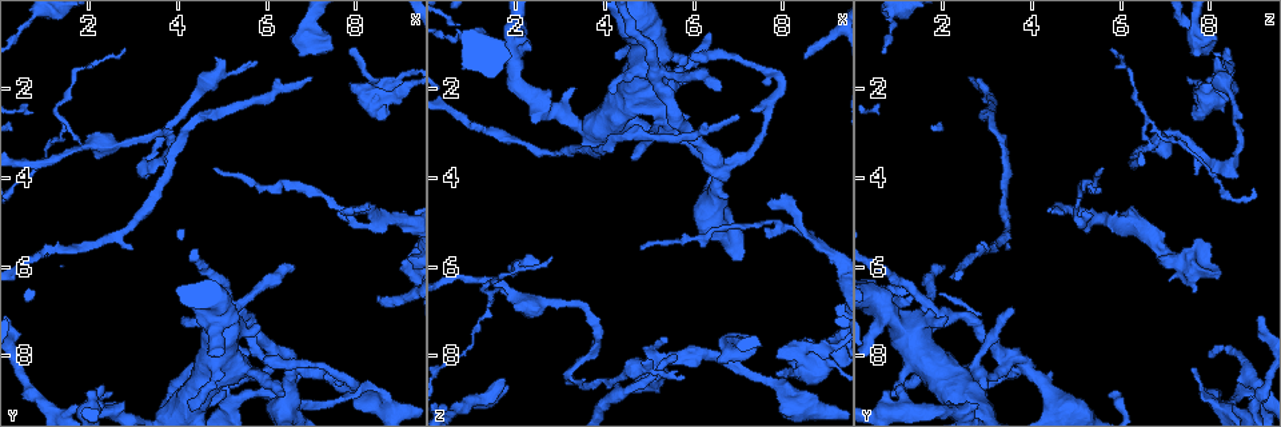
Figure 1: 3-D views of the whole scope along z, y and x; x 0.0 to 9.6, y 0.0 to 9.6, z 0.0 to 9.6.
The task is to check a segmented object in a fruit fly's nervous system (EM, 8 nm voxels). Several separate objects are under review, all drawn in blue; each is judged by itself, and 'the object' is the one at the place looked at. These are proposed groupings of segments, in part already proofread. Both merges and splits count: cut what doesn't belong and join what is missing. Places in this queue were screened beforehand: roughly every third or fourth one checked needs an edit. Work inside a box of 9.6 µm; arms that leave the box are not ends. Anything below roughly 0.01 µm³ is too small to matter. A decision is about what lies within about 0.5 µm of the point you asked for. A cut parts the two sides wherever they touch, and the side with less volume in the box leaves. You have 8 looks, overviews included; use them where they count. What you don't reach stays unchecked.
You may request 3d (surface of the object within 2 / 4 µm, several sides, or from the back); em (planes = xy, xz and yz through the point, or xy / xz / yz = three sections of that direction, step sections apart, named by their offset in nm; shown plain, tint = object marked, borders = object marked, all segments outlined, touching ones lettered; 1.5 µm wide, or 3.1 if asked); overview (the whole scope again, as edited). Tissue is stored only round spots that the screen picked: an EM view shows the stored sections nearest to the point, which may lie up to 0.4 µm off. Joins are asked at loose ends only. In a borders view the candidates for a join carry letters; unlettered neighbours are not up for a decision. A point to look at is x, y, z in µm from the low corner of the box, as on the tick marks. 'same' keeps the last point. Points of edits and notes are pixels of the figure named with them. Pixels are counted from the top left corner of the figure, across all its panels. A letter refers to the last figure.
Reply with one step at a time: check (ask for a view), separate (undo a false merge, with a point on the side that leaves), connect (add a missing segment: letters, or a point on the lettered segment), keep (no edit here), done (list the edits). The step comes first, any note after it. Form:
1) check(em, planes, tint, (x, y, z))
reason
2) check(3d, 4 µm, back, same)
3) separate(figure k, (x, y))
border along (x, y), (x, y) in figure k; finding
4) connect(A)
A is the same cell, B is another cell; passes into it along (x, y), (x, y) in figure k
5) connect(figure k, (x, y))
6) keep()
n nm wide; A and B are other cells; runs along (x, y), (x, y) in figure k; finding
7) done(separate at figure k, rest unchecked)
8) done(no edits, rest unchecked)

check(3d, 4 µm, (7.90, 1.15, 8.35))
free end

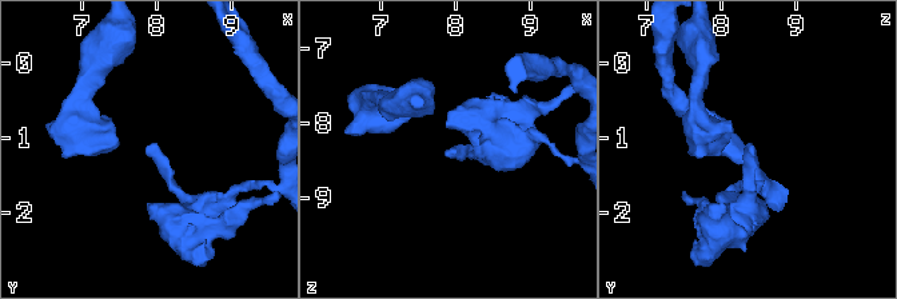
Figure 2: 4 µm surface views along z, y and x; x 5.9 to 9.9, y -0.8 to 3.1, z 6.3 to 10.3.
check(em, planes, tint, (7.85, 1.15, 8.35))
now the EM

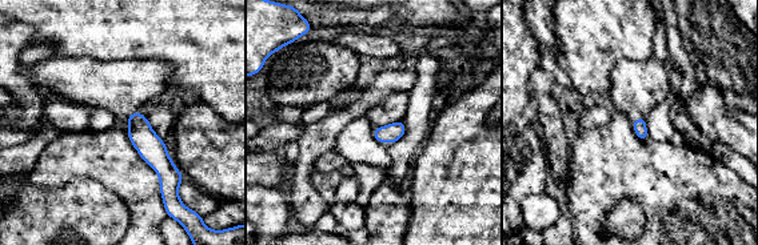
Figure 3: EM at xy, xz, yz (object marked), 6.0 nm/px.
check(em, planes, borders, same)

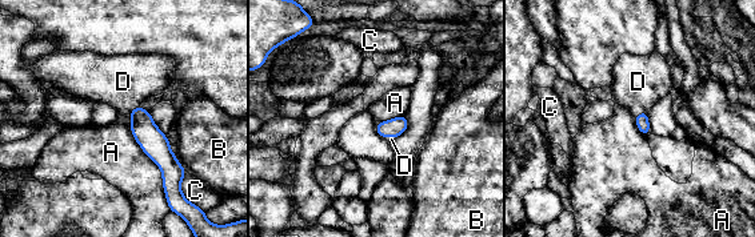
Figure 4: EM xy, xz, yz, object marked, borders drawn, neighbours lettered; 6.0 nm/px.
connect(D)
D is the same cell, A, B and C are other cells; passes into it along (154, 143), (134, 108), (123, 81) in figure 4; it goes on there

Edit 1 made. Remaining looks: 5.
check(overview)

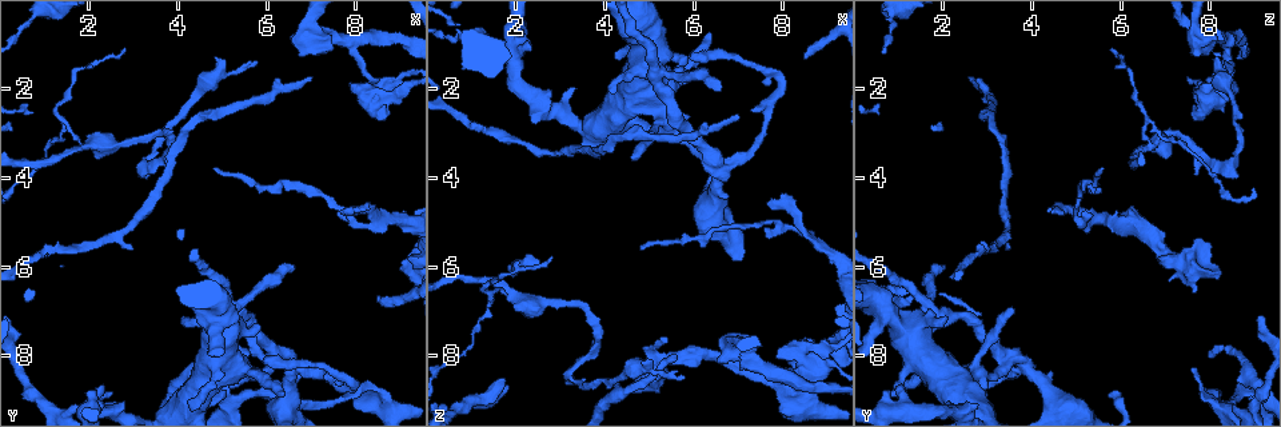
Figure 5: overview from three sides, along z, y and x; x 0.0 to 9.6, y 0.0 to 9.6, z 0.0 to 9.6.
check(em, planes, borders, (5.70, 1.45, 8.45))
end of a long branch

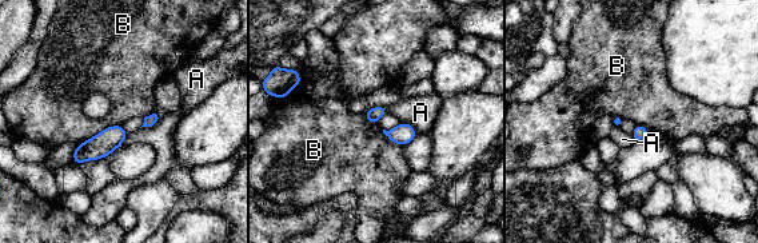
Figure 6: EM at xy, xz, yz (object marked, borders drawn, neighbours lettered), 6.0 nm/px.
keep()
A and B are other cells; border along (160, 114), (154, 124), (140, 128) in figure 6; none of them fits

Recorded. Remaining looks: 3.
check(3d, 4 µm, (8.75, 2.55, 7.80))

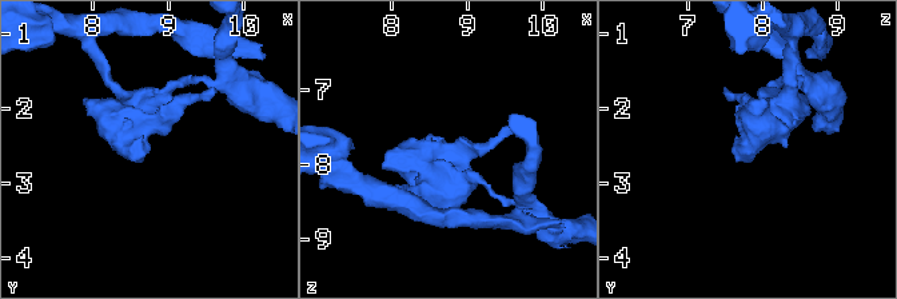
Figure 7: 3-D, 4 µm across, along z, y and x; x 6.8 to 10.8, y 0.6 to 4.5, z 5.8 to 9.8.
check(em, planes, plain, (8.75, 2.55, 7.80))
shape alone is not enough

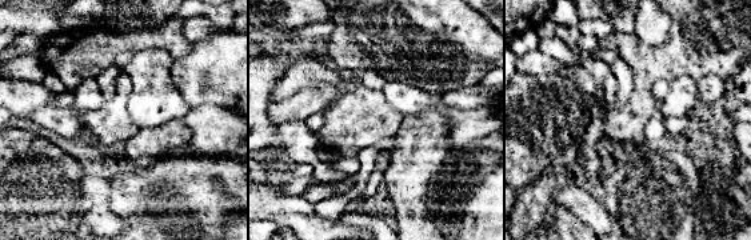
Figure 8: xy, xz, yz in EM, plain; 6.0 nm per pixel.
check(em, planes, borders, same)

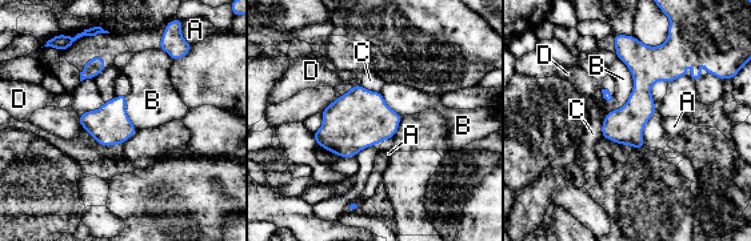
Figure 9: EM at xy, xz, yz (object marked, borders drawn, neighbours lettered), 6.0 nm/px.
keep()
A, B, C and D are other cells; runs along (627, 41), (640, 60), (638, 144) in figure 9; none of them fits

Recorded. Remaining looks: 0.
done(connect at figure 4, rest unchecked)

